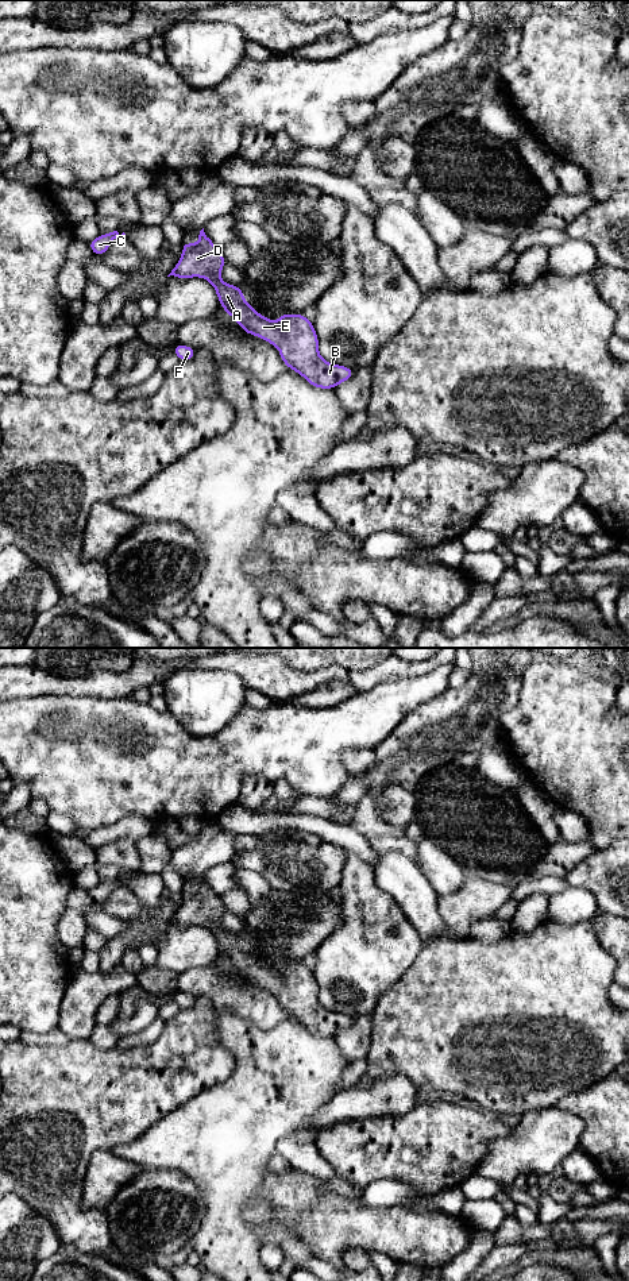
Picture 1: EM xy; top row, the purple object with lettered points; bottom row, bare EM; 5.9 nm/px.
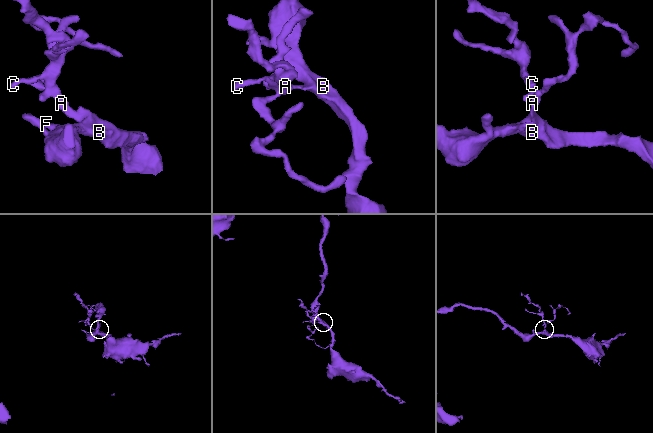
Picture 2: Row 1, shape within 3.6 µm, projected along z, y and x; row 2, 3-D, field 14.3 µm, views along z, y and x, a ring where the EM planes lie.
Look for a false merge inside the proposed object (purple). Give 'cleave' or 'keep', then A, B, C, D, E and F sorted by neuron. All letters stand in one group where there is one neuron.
keep | A B C D E F

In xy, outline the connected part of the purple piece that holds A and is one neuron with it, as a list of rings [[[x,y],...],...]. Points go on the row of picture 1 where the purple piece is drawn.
[[[200,231],[198,243],[193,246],[182,240],[182,255],[167,275],[180,279],[201,277],[212,283],[220,306],[234,317],[240,328],[279,348],[281,360],[288,369],[304,377],[317,389],[335,389],[339,383],[354,377],[355,370],[325,362],[319,355],[319,337],[313,323],[304,313],[283,313],[274,323],[259,315],[252,305],[244,301],[240,286],[224,283],[220,278],[227,263],[220,248]]]

